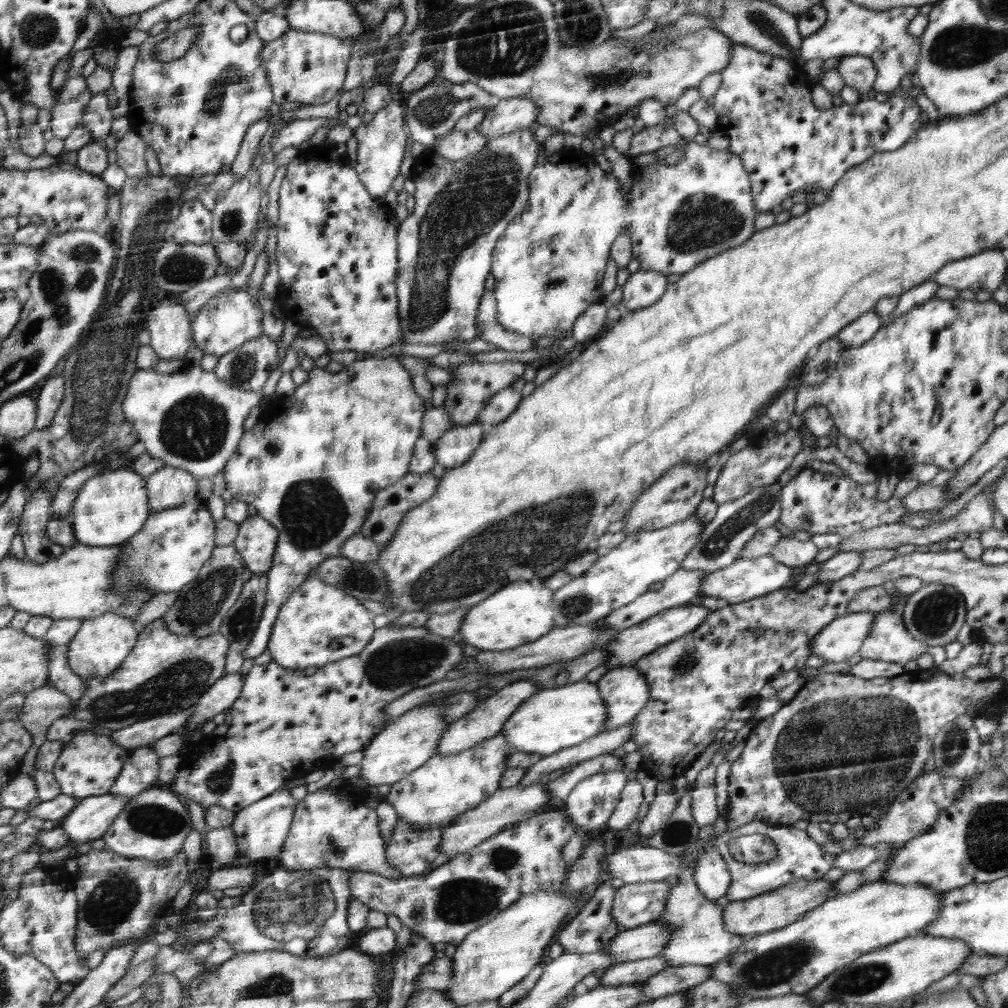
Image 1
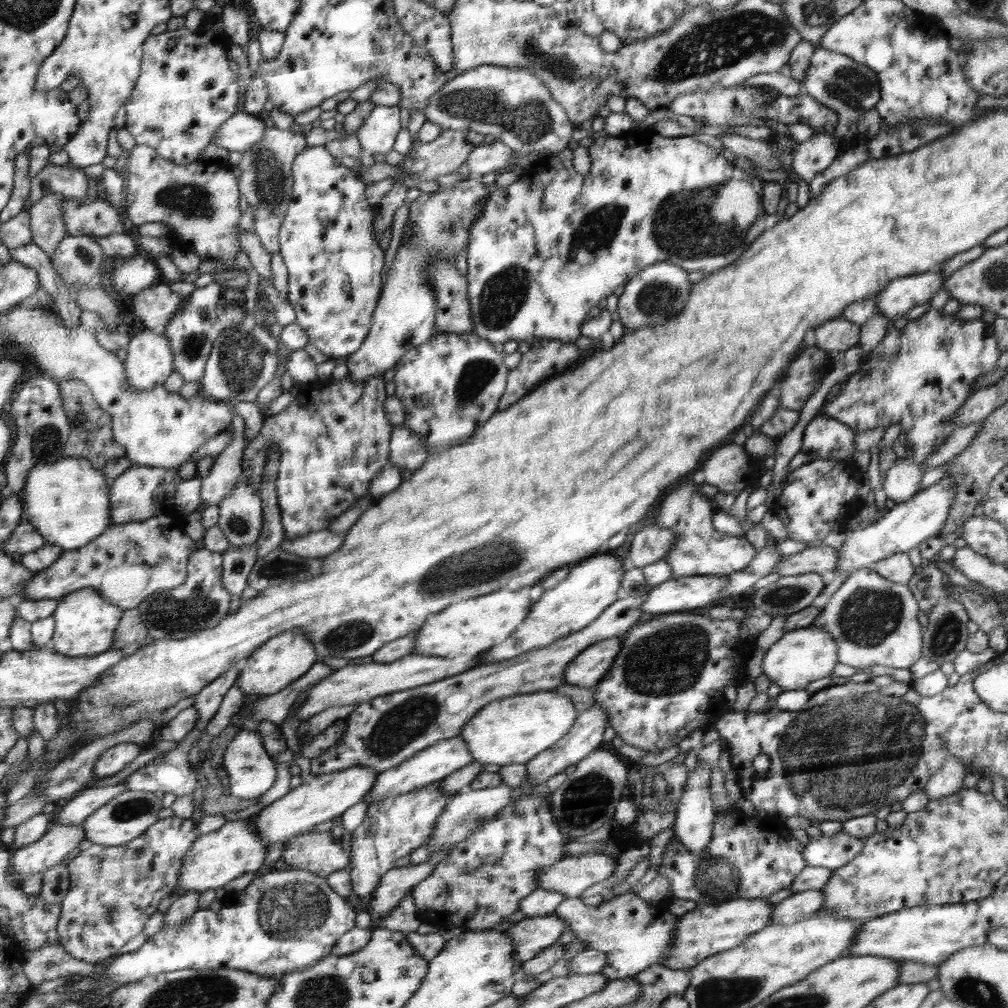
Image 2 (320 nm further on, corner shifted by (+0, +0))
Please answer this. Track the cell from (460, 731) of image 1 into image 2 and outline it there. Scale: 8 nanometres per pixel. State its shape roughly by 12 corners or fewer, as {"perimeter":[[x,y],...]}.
{"perimeter":[[461,736],[381,772],[364,801],[412,792],[470,765]]}

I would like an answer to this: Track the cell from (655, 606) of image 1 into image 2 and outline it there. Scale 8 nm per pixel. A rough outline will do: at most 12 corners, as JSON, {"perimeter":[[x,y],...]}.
{"perimeter":[[622,598],[578,633],[360,703],[310,779],[380,773],[502,698],[552,691],[592,645],[647,617]]}

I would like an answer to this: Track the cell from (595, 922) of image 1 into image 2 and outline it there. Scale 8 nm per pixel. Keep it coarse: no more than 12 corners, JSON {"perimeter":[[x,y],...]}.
{"perimeter":[[526,917],[506,932],[520,964],[558,943],[564,919]]}

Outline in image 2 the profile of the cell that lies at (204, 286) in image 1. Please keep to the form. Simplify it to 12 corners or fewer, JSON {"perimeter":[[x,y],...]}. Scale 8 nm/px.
{"perimeter":[[168,284],[131,296],[145,329],[162,331],[184,295]]}

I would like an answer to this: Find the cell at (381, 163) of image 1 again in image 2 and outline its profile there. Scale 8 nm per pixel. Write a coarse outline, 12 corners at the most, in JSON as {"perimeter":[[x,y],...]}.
{"perimeter":[[376,105],[355,133],[363,150],[386,155],[400,128],[398,105]]}

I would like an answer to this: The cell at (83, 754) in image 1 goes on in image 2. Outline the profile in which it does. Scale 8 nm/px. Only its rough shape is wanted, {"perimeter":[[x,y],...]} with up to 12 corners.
{"perimeter":[[122,743],[103,752],[92,768],[98,778],[126,768],[141,746]]}

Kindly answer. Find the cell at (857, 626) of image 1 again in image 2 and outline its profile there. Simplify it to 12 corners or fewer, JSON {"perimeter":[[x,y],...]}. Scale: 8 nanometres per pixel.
{"perimeter":[[820,626],[785,633],[762,672],[776,686],[805,690],[830,675],[838,645]]}

